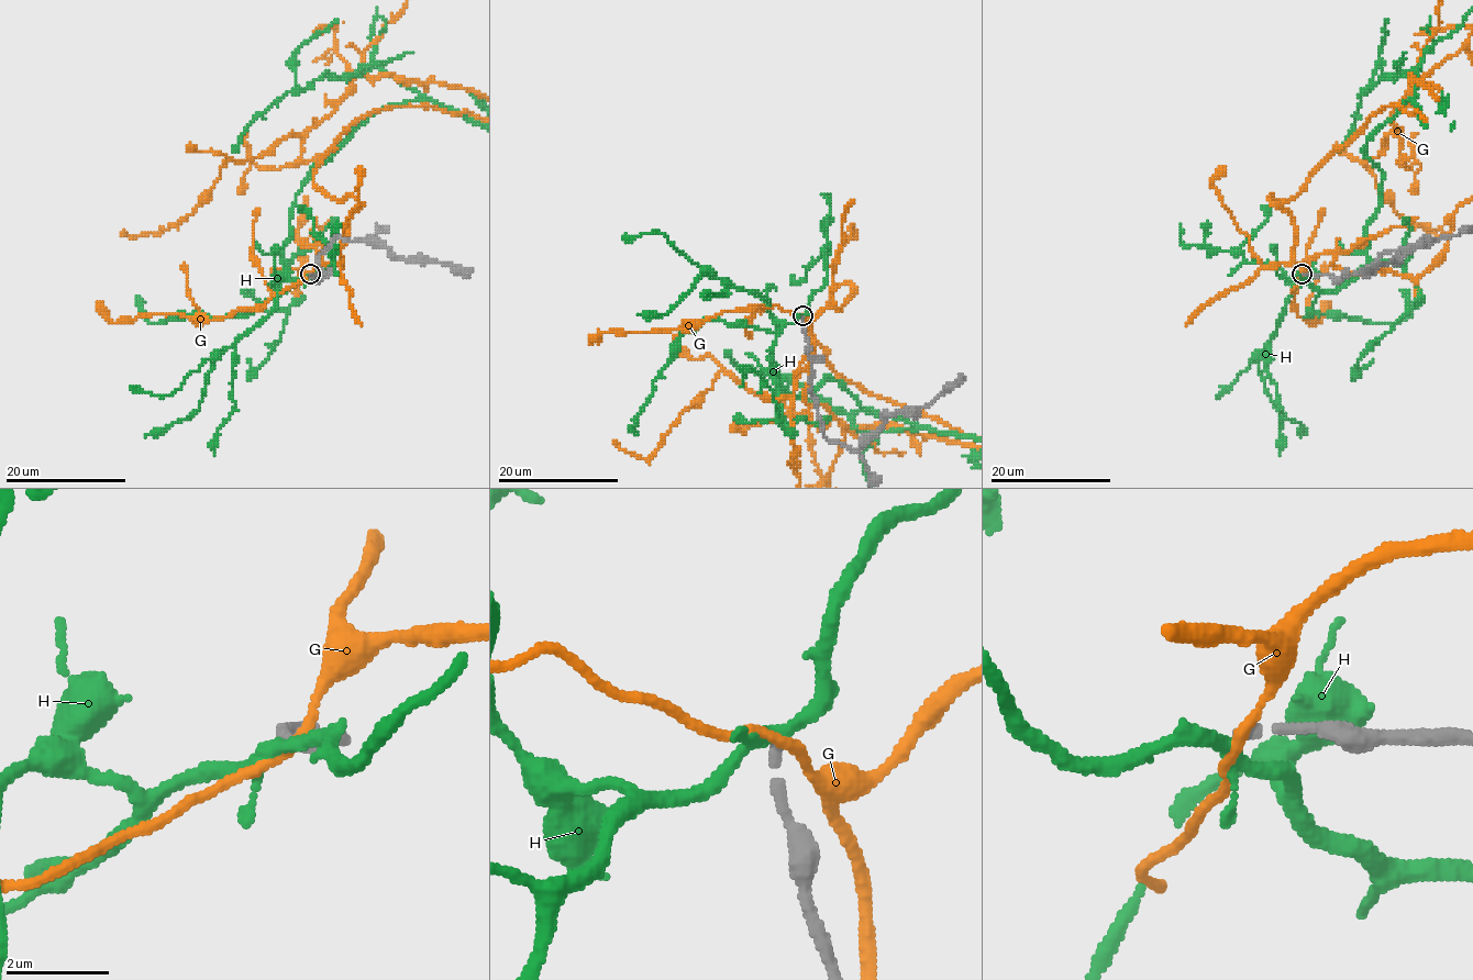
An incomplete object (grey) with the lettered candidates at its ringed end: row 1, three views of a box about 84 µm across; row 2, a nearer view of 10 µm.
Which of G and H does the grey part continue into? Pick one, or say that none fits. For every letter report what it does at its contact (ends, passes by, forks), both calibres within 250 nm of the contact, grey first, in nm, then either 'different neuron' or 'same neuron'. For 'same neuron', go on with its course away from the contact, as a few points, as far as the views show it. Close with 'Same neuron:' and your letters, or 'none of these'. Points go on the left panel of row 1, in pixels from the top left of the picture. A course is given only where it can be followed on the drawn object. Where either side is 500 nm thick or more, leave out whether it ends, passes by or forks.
G: it passes by; calibres 200 and 200 nm; different neuron
H: it forks; calibres 200 and 220 nm; different neuron
Same neuron: none of these

